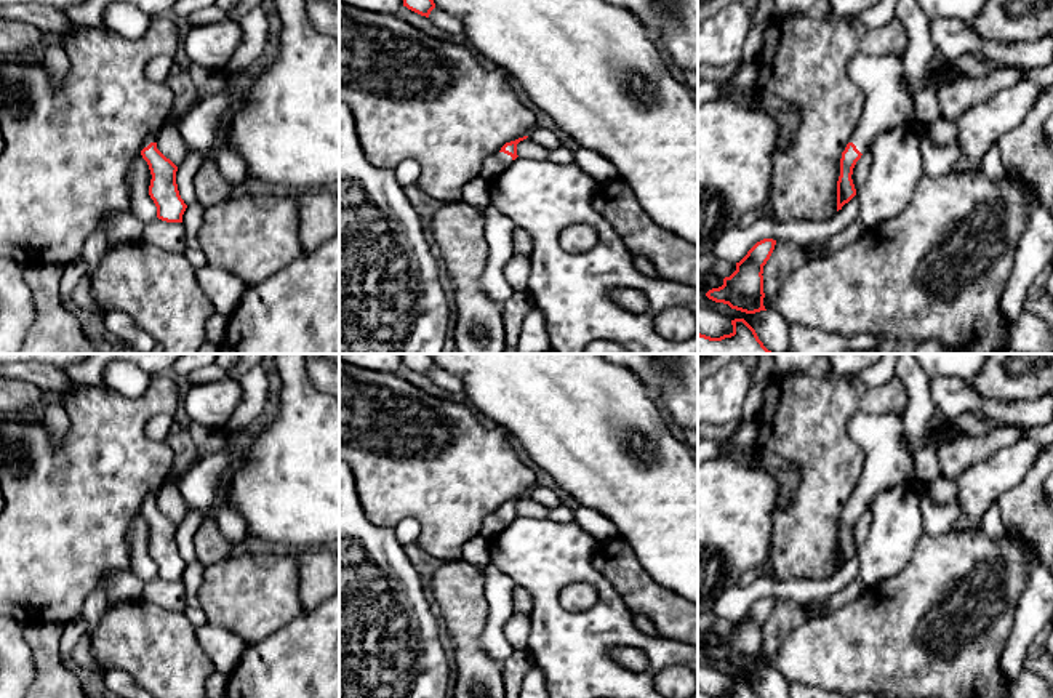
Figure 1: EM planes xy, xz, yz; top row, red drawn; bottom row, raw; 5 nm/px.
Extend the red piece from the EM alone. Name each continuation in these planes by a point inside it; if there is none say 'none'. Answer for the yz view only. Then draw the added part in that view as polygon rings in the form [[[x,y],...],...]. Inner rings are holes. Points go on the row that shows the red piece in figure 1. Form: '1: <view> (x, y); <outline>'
1: yz (887, 104); [[[856,56],[848,62],[847,72],[851,82],[866,93],[859,123],[850,139],[861,154],[877,134],[919,120],[912,96],[901,85],[903,56]]]

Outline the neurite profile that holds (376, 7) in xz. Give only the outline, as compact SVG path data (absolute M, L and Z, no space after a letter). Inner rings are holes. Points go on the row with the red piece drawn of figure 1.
M339 0L355 10L363 10L373 14L395 14L402 6L403 0Z

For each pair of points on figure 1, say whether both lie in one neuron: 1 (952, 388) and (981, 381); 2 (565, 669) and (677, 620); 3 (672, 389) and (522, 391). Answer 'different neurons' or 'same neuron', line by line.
1: different neurons
2: different neurons
3: different neurons

